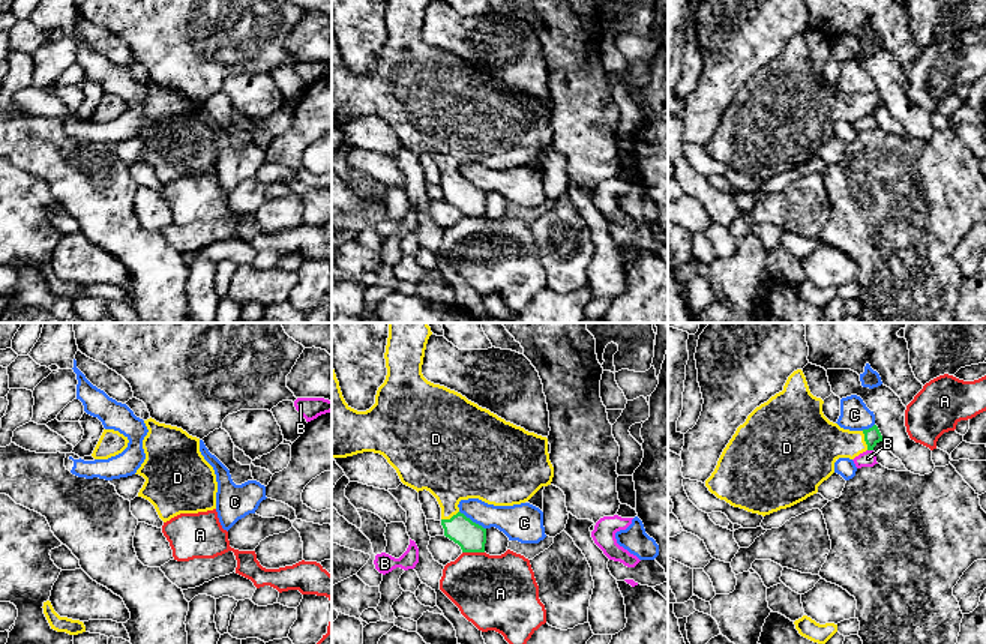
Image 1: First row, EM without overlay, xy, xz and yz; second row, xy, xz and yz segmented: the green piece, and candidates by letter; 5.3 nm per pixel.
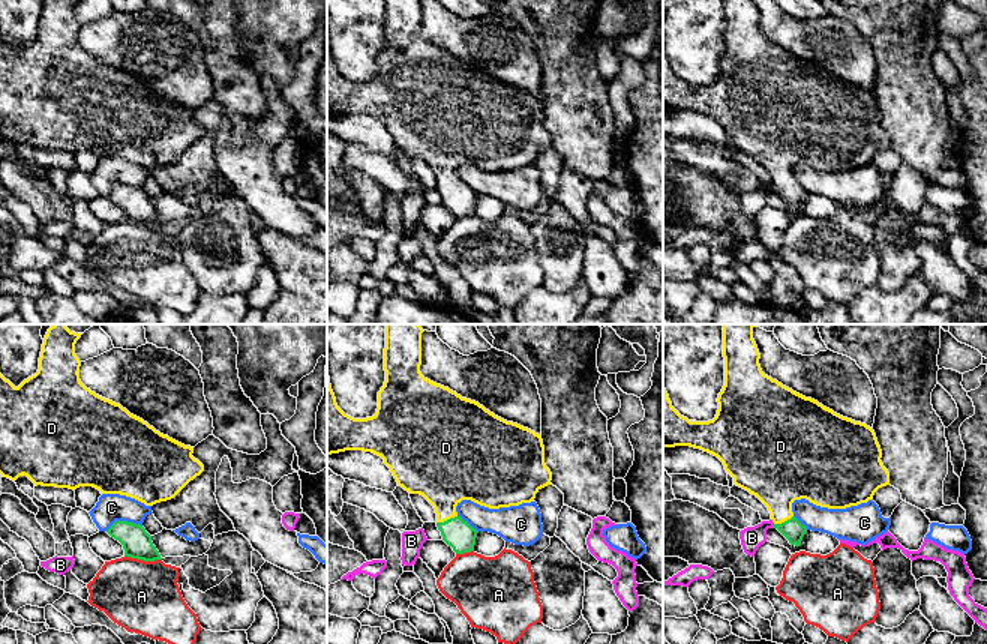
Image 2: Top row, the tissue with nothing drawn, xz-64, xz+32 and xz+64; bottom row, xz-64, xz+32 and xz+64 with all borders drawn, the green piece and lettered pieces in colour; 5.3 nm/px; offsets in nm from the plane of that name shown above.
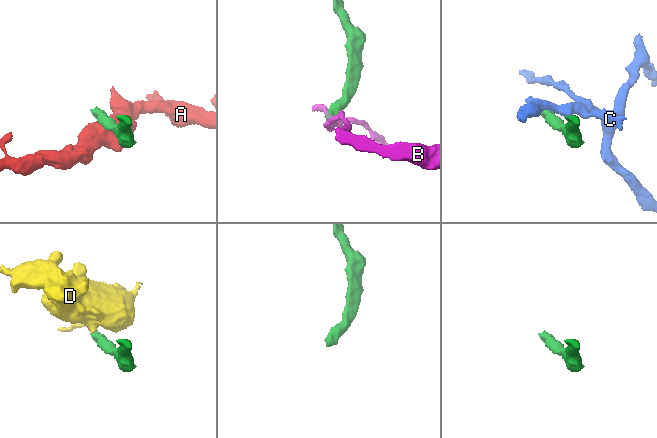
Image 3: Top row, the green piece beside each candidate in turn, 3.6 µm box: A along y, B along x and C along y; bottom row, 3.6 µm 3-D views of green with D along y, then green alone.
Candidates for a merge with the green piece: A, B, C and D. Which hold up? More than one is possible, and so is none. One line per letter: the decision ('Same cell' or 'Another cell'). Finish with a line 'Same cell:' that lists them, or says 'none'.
A: Another cell
B: Another cell
C: Another cell
D: Same cell
Same cell: D

